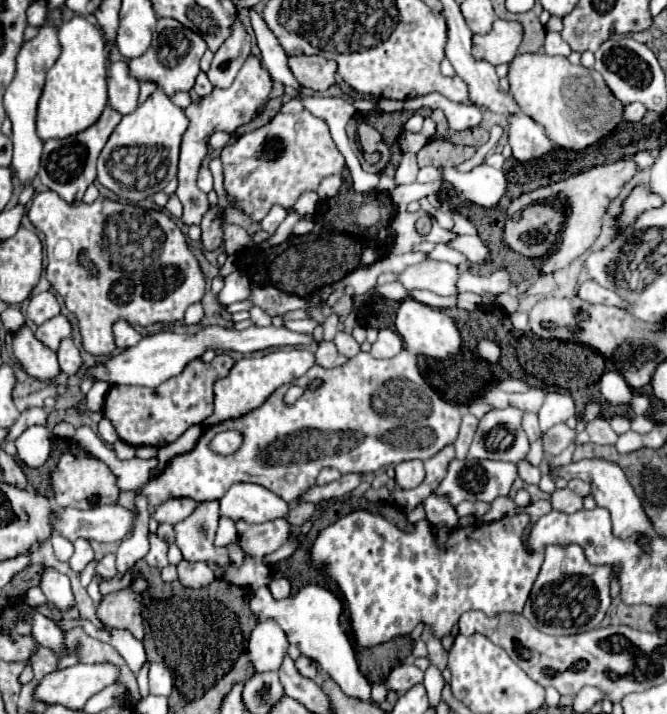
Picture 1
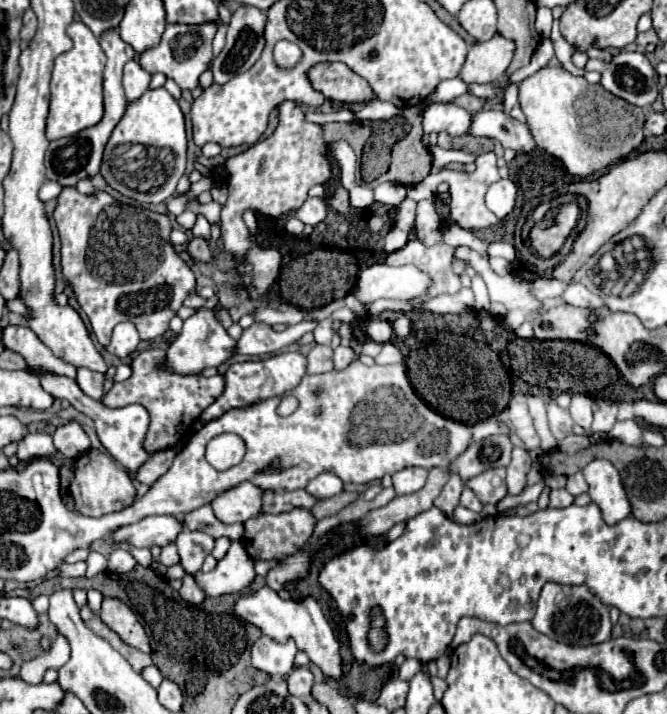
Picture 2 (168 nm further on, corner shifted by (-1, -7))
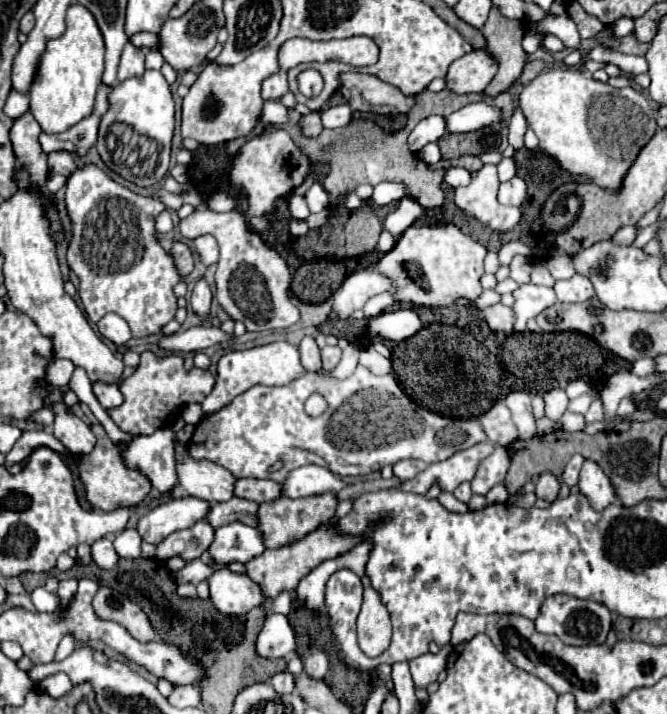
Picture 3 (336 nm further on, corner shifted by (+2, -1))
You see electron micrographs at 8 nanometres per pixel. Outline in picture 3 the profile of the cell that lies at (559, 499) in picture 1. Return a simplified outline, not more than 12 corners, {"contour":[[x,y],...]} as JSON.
{"contour":[[541,473],[535,483],[535,495],[555,501],[559,479],[553,473]]}

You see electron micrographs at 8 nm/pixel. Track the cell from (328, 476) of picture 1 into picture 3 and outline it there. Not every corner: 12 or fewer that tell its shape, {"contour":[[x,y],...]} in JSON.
{"contour":[[303,465],[281,483],[289,499],[341,491],[343,481],[319,465]]}

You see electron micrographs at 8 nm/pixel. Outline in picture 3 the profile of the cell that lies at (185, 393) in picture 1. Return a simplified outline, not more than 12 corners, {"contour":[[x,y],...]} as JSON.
{"contour":[[141,353],[109,409],[129,433],[165,427],[201,403],[215,377],[175,353]]}

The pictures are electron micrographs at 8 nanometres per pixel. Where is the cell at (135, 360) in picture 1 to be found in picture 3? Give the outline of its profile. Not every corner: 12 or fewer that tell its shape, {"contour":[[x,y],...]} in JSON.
{"contour":[[201,277],[191,293],[189,305],[201,317],[209,315],[211,289]]}

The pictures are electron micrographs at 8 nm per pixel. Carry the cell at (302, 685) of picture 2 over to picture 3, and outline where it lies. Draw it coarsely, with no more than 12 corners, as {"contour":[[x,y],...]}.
{"contour":[[281,671],[271,679],[277,693],[291,693],[295,677]]}

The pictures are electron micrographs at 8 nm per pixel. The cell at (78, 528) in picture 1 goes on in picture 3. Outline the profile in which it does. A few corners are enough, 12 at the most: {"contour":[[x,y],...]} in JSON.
{"contour":[[175,497],[143,515],[137,531],[157,545],[205,519],[209,501]]}

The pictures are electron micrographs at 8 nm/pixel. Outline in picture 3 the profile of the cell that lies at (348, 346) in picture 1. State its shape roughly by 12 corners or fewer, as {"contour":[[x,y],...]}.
{"contour":[[339,347],[321,349],[323,371],[337,367],[341,359]]}

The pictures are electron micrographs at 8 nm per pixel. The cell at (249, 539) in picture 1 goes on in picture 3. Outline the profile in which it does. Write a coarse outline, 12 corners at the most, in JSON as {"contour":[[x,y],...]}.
{"contour":[[337,493],[261,503],[269,549],[303,539],[327,523]]}

